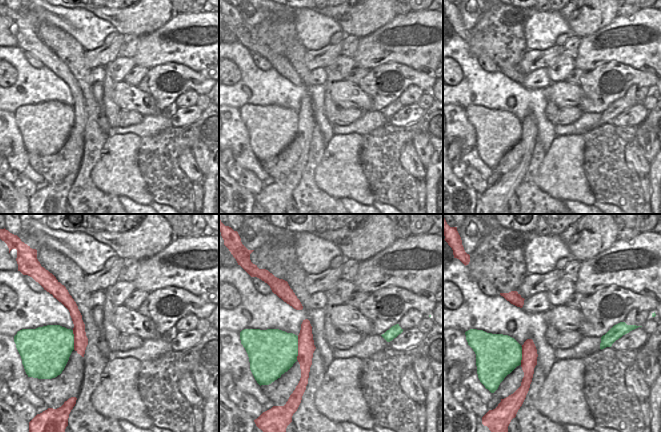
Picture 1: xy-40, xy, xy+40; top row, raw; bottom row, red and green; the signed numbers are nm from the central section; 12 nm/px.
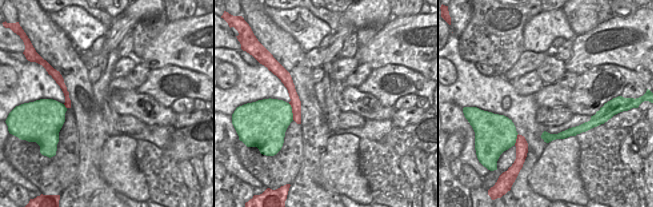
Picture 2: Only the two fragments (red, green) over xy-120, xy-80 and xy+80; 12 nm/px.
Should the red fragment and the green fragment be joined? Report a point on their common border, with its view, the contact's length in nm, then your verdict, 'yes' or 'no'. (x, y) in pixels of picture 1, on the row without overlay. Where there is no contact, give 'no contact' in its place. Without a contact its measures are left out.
xy (298, 124) | 280 nm | no

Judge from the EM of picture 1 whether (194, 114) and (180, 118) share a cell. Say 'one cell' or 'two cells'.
one cell

